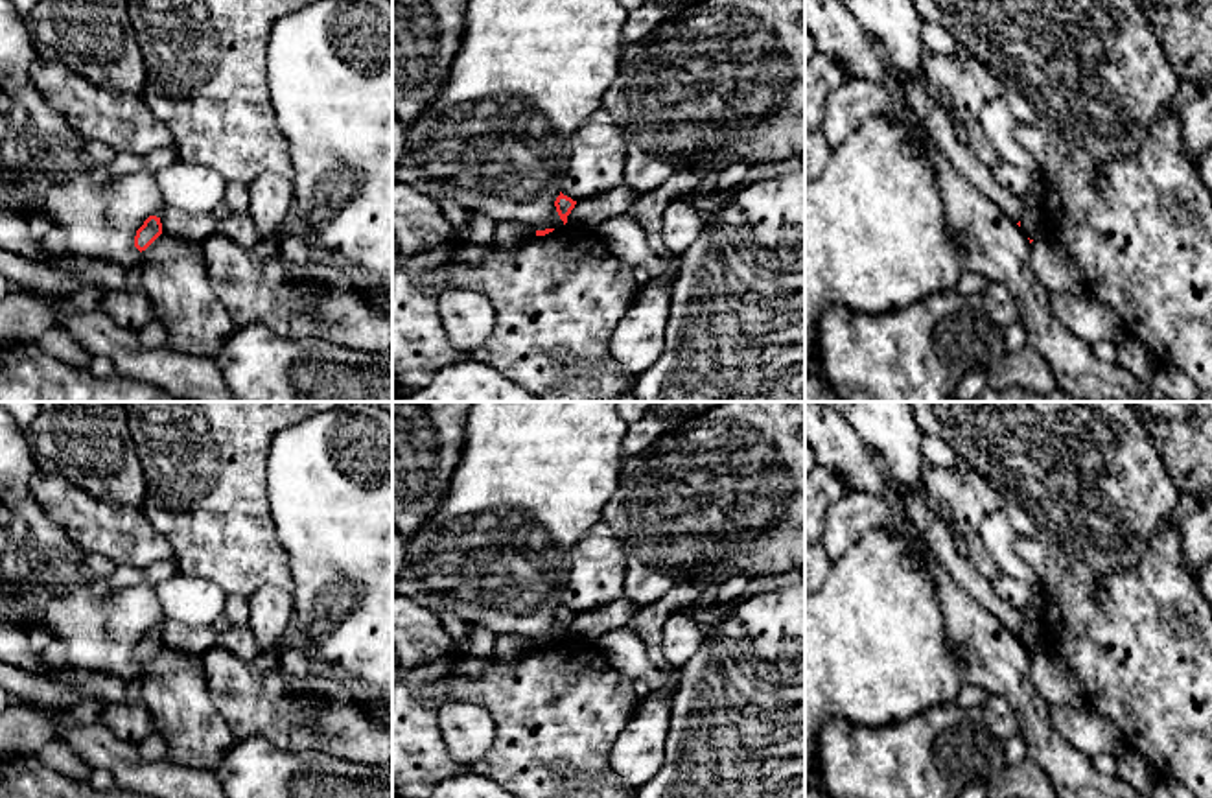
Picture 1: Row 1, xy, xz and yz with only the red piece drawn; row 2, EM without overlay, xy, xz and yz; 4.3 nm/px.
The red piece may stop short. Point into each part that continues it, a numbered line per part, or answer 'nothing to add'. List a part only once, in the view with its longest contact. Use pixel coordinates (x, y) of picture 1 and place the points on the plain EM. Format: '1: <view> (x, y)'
nothing to add

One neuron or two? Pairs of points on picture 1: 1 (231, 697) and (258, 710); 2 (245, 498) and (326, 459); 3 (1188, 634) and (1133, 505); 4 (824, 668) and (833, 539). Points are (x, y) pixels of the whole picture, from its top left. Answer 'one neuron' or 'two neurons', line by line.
1: one neuron
2: two neurons
3: two neurons
4: two neurons

